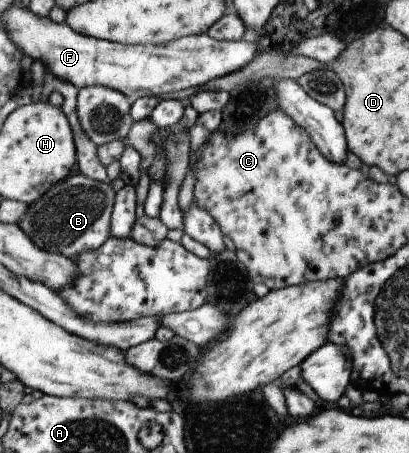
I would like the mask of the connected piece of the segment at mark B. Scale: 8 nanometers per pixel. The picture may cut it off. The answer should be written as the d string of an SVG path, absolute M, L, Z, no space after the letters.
M72 171L42 196L27 205L18 226L36 247L75 260L81 252L98 248L108 237L115 192L109 183L98 182Z

